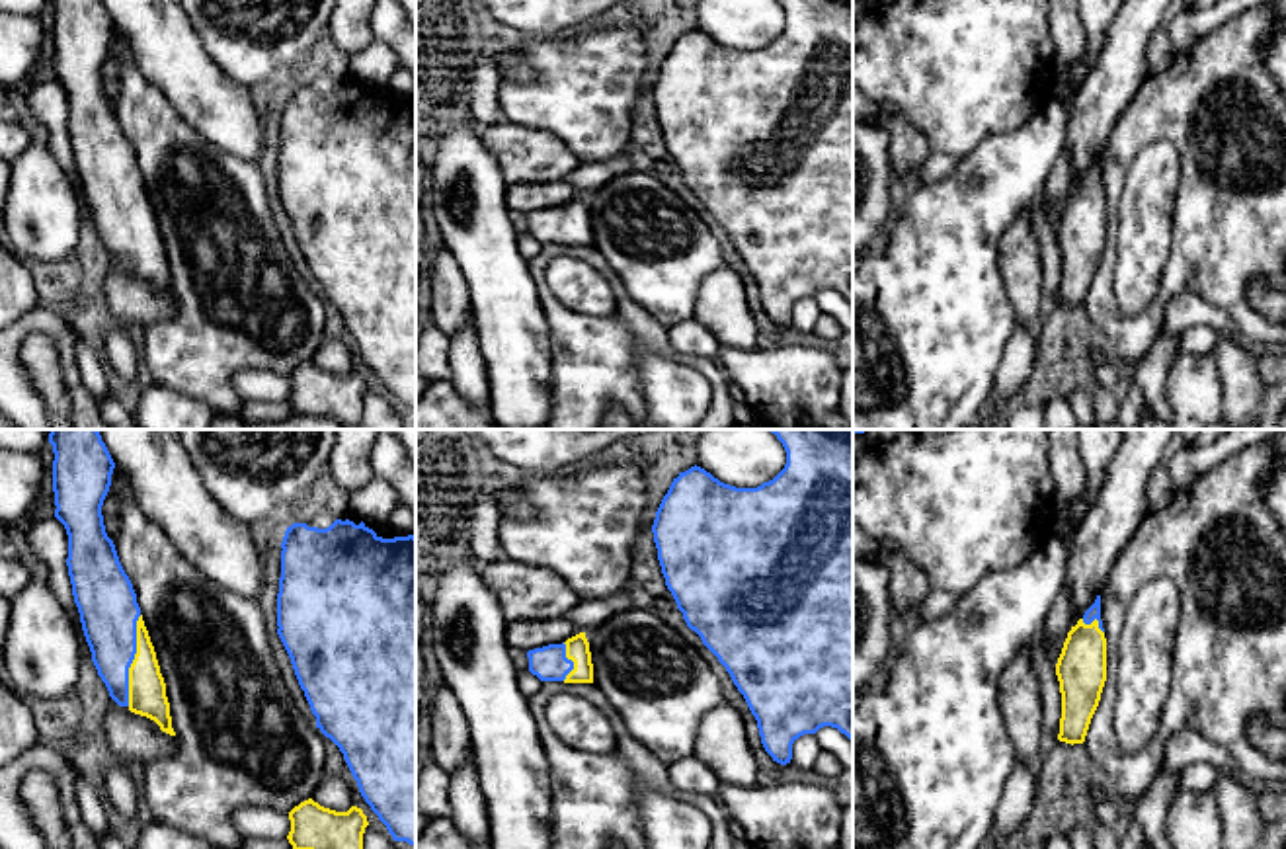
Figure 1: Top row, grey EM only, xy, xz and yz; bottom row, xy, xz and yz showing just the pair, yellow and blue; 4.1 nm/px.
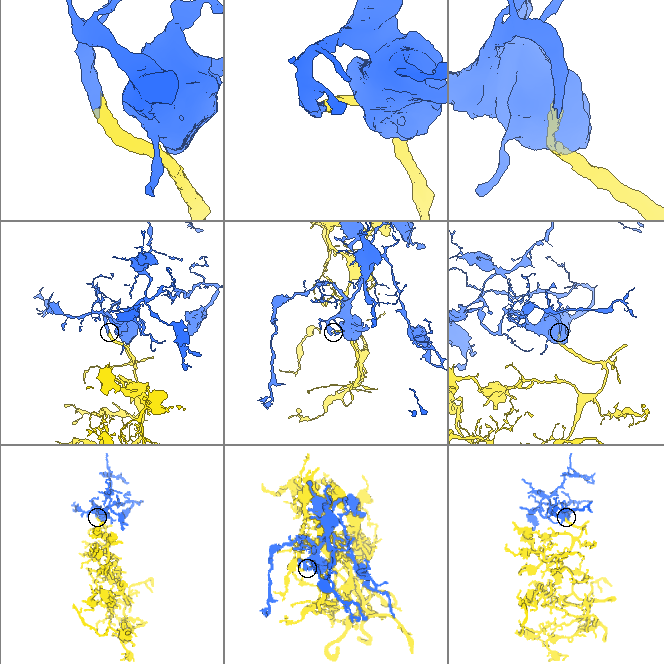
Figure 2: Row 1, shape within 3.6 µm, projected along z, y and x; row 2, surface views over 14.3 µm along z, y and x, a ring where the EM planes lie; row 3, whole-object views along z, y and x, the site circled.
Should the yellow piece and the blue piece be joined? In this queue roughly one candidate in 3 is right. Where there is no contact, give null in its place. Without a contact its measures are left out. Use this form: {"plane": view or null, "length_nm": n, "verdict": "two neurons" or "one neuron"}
{"plane": "xy", "length_nm": 380, "verdict": "one neuron"}

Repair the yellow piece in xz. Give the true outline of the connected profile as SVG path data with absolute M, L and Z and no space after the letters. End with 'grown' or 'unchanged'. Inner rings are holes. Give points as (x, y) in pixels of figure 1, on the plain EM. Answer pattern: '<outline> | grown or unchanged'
M585 195L562 207L527 215L529 234L541 244L593 246L593 226Z | grown

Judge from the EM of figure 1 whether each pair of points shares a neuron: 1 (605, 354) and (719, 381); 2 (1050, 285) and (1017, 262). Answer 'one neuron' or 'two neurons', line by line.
1: one neuron
2: two neurons

